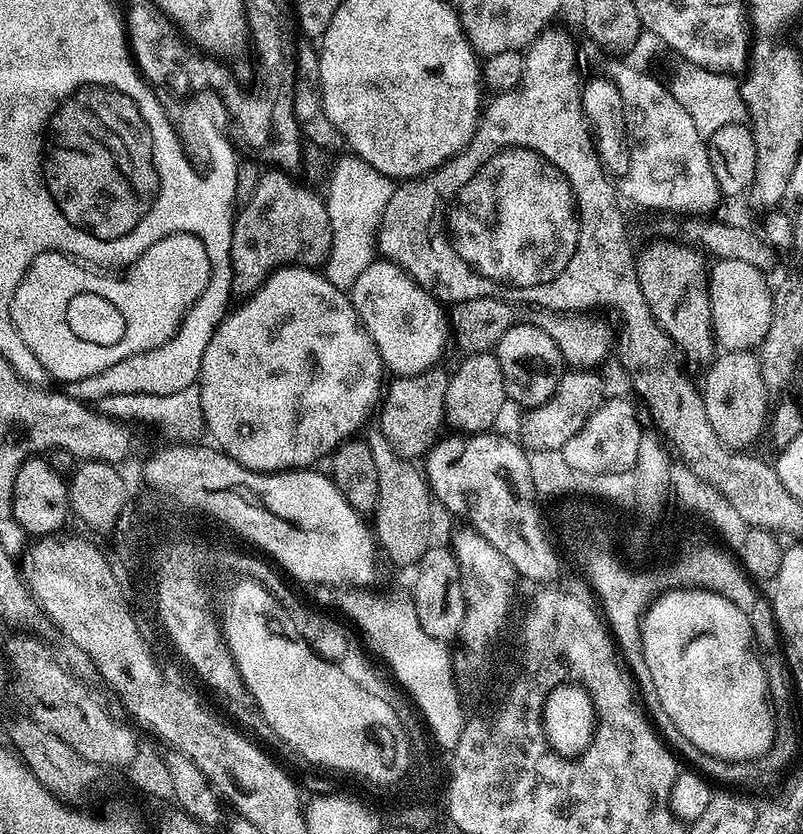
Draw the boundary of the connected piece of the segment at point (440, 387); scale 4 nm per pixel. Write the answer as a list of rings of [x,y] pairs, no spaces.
[[[433,366],[413,376],[395,377],[383,393],[378,408],[378,430],[402,458],[419,461],[419,456],[420,459],[427,457],[432,447],[438,443],[439,436],[436,435],[444,424],[444,398],[449,377],[449,373],[442,369],[443,367]]]

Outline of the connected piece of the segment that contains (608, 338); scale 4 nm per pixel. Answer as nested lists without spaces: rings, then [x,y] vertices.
[[[487,296],[486,298],[470,298],[461,304],[453,304],[450,308],[450,330],[454,335],[454,344],[461,348],[461,353],[471,354],[473,352],[490,352],[496,347],[496,343],[502,338],[502,334],[506,334],[506,330],[510,330],[519,324],[529,324],[530,326],[538,326],[538,330],[542,330],[546,334],[550,334],[550,338],[554,338],[554,342],[560,351],[561,361],[569,369],[572,370],[596,370],[599,364],[608,356],[608,351],[613,351],[614,336],[612,340],[612,332],[608,329],[608,324],[604,320],[595,320],[592,314],[573,314],[568,310],[557,310],[555,308],[541,308],[538,304],[525,304],[523,302],[513,302],[511,300],[499,300],[496,296]]]

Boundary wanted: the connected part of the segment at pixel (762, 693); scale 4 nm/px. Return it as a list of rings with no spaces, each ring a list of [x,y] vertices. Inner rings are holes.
[[[676,588],[672,592],[664,592],[653,600],[652,605],[644,614],[644,621],[640,624],[640,633],[642,634],[642,654],[646,658],[646,667],[650,669],[650,678],[654,678],[654,690],[658,690],[658,702],[662,702],[662,710],[670,714],[674,726],[678,726],[678,730],[686,734],[686,738],[690,738],[694,746],[698,746],[698,750],[706,750],[706,754],[723,760],[759,760],[761,756],[766,755],[772,745],[772,739],[776,736],[774,709],[768,695],[768,679],[764,673],[764,664],[754,647],[750,622],[746,614],[738,610],[738,606],[734,606],[734,602],[701,588]]]

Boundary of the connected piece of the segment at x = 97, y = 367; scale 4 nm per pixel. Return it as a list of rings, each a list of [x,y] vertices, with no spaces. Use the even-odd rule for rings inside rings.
[[[174,232],[171,236],[161,236],[158,242],[151,244],[136,259],[136,263],[127,269],[128,276],[122,277],[121,280],[116,277],[119,275],[100,276],[99,271],[93,270],[88,275],[90,286],[92,286],[88,290],[92,290],[94,296],[100,294],[100,296],[108,298],[110,302],[114,302],[120,308],[120,312],[126,316],[126,322],[128,322],[128,330],[126,330],[126,336],[122,338],[122,344],[118,346],[118,344],[106,342],[106,346],[104,346],[104,342],[84,338],[74,328],[74,324],[76,322],[80,324],[82,318],[76,318],[78,300],[74,300],[76,292],[74,292],[74,286],[68,278],[66,270],[56,270],[56,280],[50,278],[48,282],[42,282],[42,268],[60,268],[62,257],[64,257],[62,252],[43,252],[32,259],[12,294],[10,314],[12,315],[12,325],[18,330],[18,334],[22,334],[22,342],[26,342],[26,346],[30,346],[34,358],[42,364],[53,381],[64,380],[65,385],[78,382],[82,378],[90,378],[94,374],[122,362],[134,355],[135,352],[148,352],[149,349],[167,342],[169,336],[175,336],[176,329],[180,327],[180,322],[184,319],[184,313],[192,307],[195,300],[202,294],[202,290],[206,290],[208,278],[212,273],[204,243],[198,237],[185,232]]]

